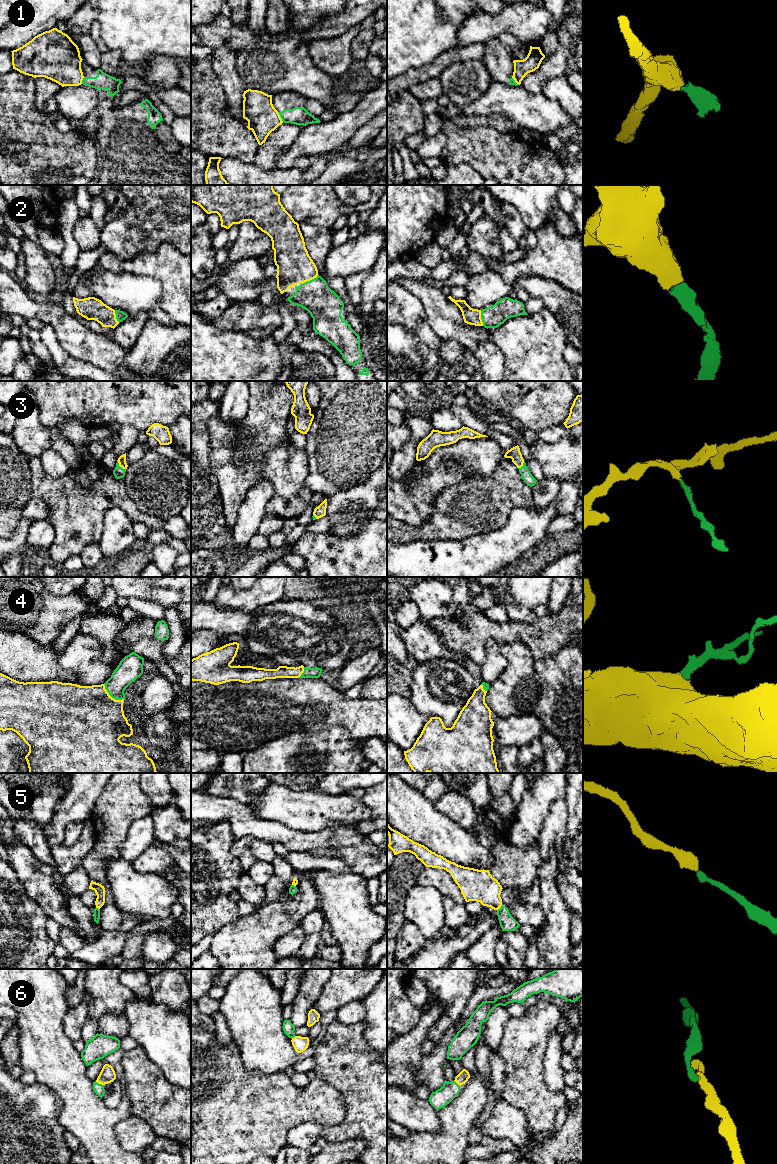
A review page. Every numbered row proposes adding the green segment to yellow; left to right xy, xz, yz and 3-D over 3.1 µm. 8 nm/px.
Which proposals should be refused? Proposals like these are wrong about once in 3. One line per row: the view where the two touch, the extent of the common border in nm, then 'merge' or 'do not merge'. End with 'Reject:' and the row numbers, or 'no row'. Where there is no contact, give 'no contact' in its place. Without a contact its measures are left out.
1: contact in xz; length 90 nm; do not merge
2: contact in xz; length 150 nm; merge
3: contact in xy; length 100 nm; merge
4: contact in xy; length 200 nm; merge
5: contact in yz; length 60 nm; merge
6: contact in xy; length 80 nm; merge
Reject: 1

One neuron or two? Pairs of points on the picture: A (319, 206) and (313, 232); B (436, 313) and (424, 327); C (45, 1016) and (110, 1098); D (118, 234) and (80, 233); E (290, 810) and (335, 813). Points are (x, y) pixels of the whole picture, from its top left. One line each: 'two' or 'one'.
A: two
B: two
C: two
D: two
E: one

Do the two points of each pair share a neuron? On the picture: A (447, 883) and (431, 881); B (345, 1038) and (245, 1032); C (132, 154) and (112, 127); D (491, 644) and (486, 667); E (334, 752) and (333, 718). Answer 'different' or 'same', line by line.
A: same
B: different
C: same
D: same
E: different

